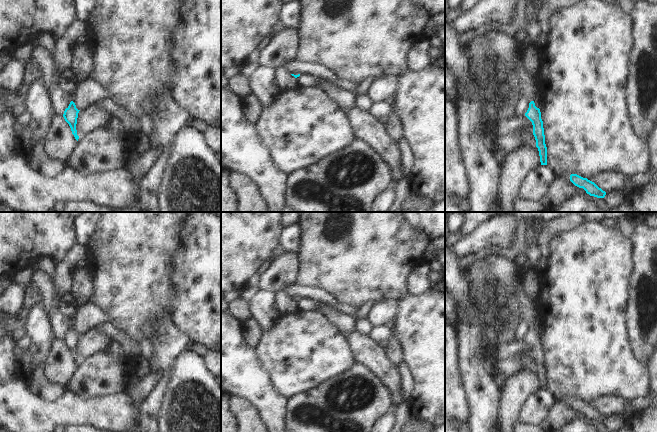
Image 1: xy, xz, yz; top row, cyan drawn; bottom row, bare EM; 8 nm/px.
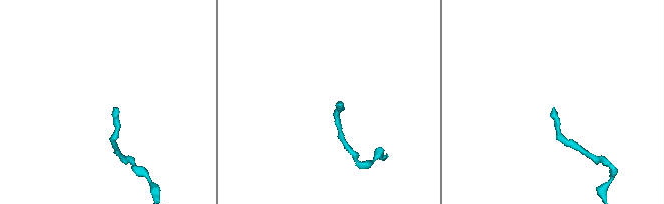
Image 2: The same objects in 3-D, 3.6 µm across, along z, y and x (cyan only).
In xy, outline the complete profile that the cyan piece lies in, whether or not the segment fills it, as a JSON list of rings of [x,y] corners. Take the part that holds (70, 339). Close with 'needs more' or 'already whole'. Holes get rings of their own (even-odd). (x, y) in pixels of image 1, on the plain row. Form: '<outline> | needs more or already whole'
[[[71,325],[69,330],[65,333],[64,338],[63,338],[65,345],[69,348],[72,358],[74,359],[77,365],[79,363],[79,360],[77,359],[76,348],[77,348],[79,335],[80,334],[76,332],[75,327]]] | already whole

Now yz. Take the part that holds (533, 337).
[[[518,279],[517,293],[519,297],[519,319],[527,321],[529,324],[529,332],[525,340],[532,346],[533,359],[536,364],[536,371],[539,375],[541,389],[547,389],[547,371],[545,368],[545,359],[543,345],[541,343],[540,333],[535,330],[533,325],[534,316],[537,314],[535,302],[529,303],[523,291],[523,279]]] | needs more

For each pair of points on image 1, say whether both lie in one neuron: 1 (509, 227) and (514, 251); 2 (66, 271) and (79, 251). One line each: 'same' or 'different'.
1: different
2: same

